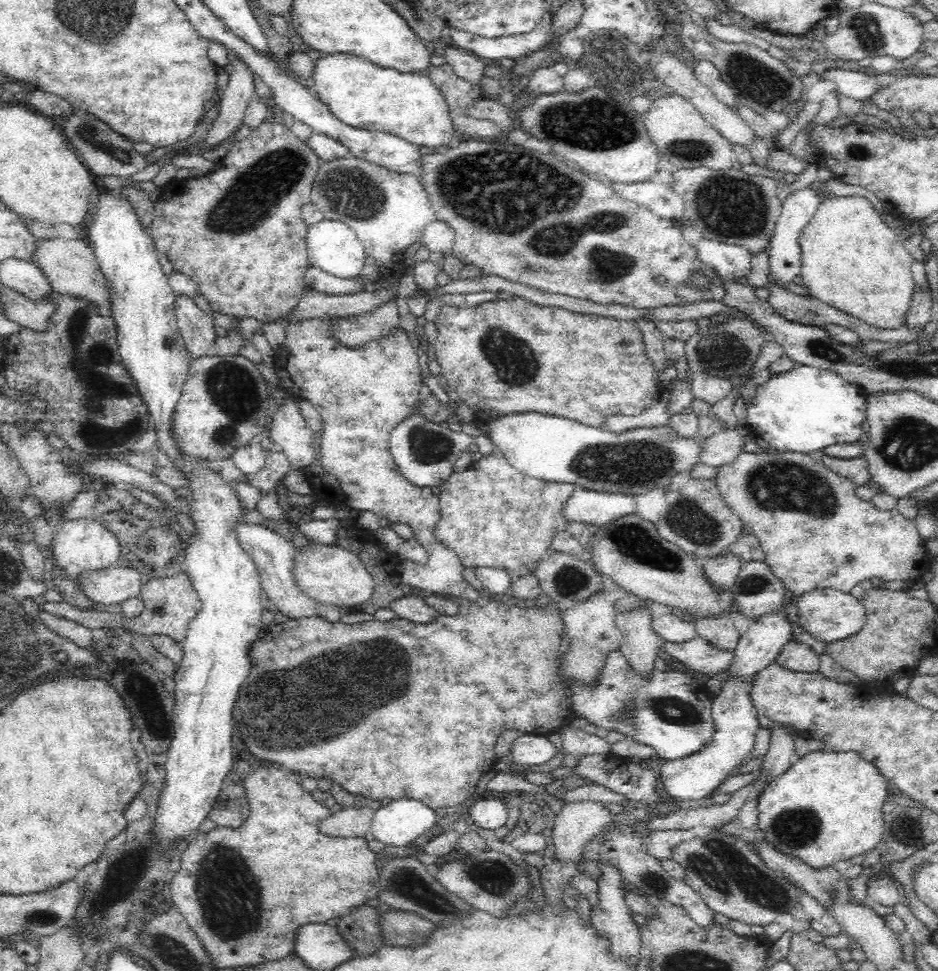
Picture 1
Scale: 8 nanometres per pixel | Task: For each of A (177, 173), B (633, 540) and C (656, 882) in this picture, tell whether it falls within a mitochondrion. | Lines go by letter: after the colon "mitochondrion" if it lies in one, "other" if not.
A: other
B: mitochondrion
C: mitochondrion

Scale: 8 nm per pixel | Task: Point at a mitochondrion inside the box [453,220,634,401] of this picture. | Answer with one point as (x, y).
(515, 363)

